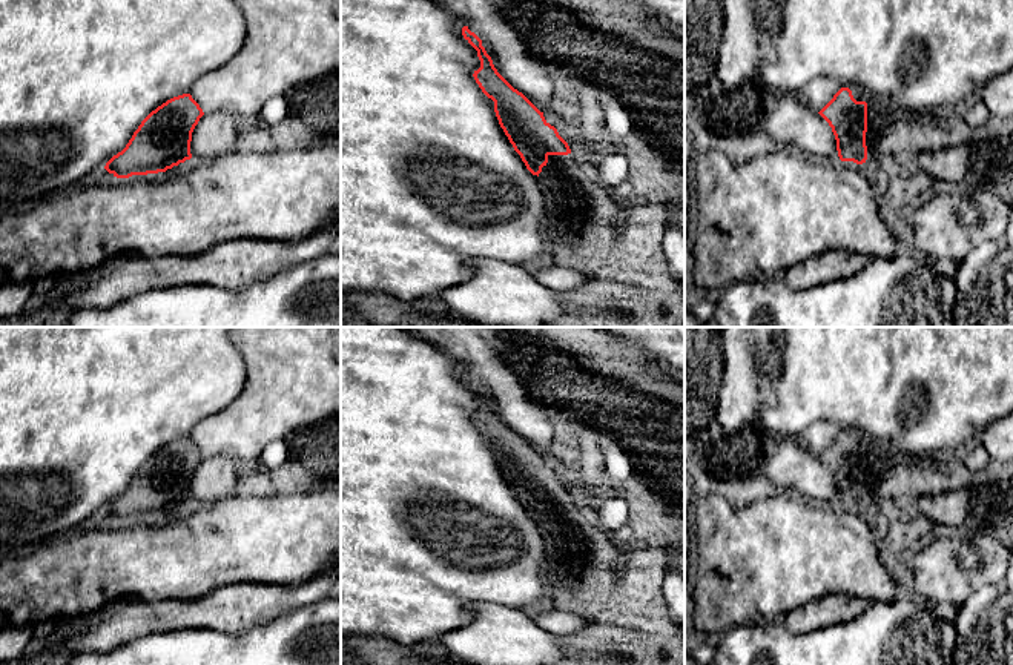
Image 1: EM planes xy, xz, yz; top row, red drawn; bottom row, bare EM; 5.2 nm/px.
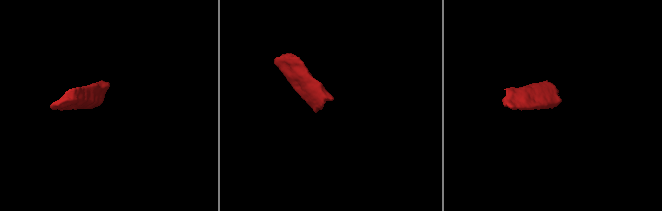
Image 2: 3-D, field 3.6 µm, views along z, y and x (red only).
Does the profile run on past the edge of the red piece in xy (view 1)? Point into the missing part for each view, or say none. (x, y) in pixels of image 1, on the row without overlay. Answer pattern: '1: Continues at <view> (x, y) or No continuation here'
1: No continuation here

